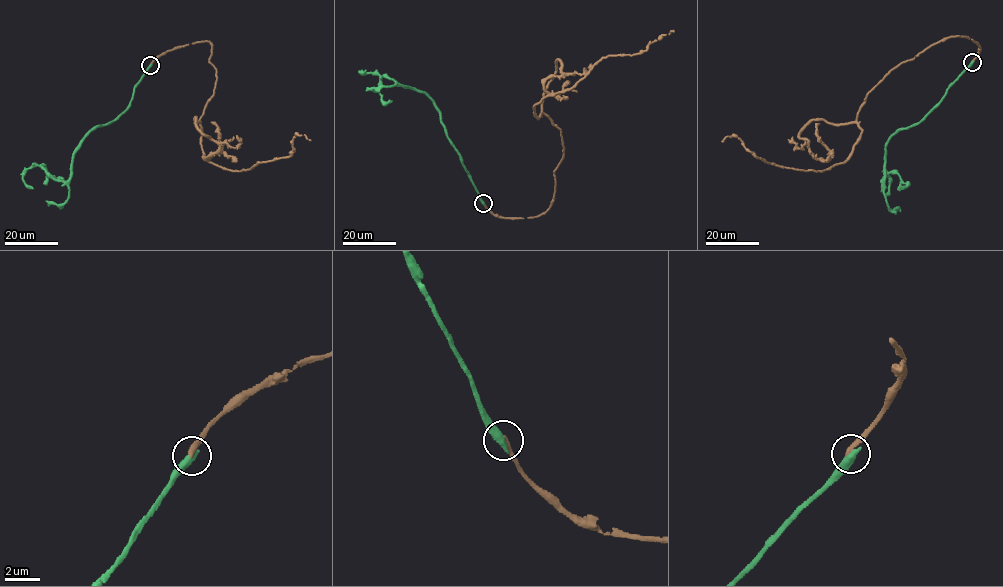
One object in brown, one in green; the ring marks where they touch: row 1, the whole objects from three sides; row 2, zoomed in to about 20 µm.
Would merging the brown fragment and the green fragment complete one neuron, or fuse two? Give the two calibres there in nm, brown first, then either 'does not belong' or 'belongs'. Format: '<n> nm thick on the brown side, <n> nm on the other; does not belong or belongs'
320 nm thick on the brown side, 500 nm on the other; does not belong

